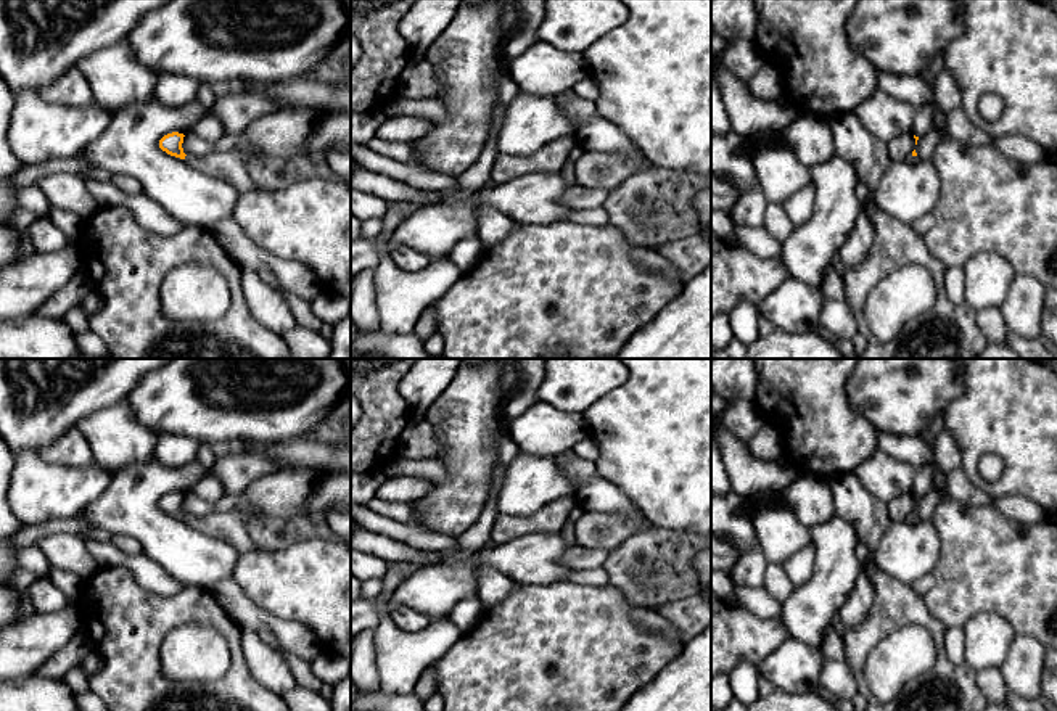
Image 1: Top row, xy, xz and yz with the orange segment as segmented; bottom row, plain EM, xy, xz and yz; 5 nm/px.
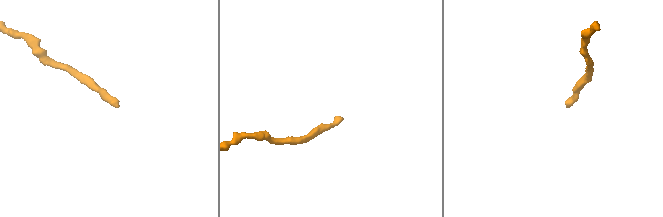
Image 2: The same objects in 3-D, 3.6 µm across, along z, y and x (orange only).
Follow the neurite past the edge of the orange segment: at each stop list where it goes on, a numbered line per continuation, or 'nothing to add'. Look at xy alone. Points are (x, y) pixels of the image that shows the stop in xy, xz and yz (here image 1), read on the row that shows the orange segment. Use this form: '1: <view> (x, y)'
1: xy (230, 166)

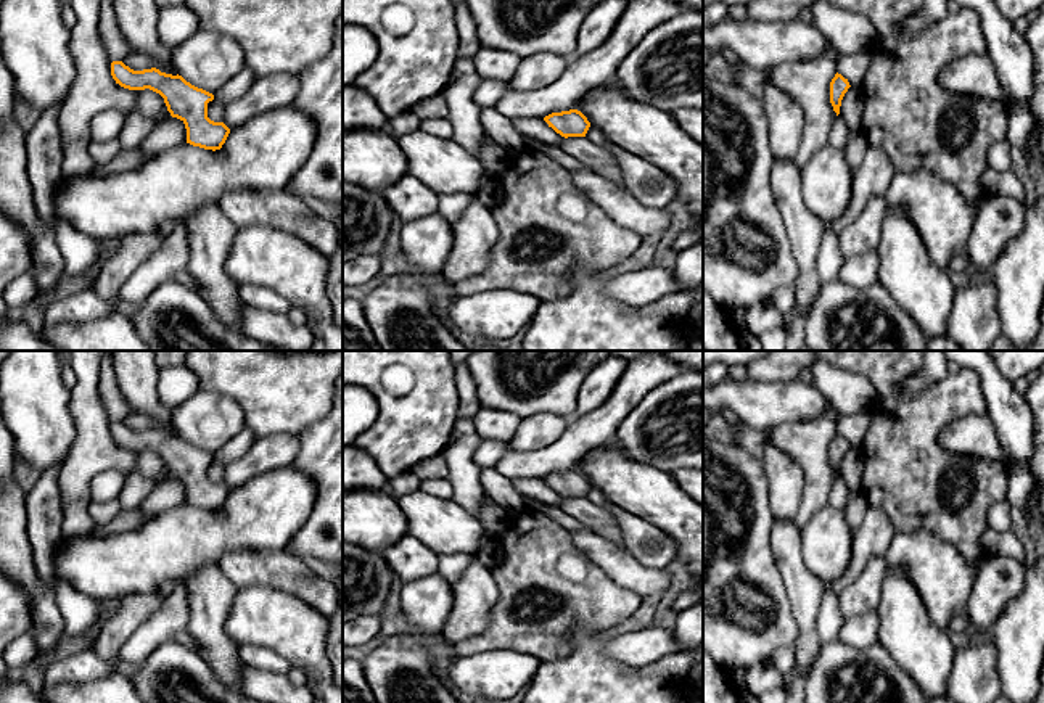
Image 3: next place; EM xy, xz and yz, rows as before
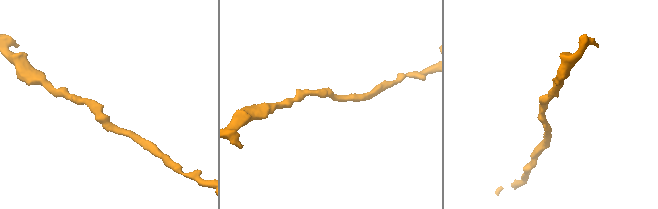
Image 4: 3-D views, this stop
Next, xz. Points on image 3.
nothing to add

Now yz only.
nothing to add

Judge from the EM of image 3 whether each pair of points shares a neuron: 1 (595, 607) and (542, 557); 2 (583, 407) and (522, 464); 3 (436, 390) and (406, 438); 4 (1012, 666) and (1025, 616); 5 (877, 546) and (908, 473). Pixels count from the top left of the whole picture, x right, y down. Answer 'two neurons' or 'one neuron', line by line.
1: one neuron
2: two neurons
3: one neuron
4: one neuron
5: two neurons

